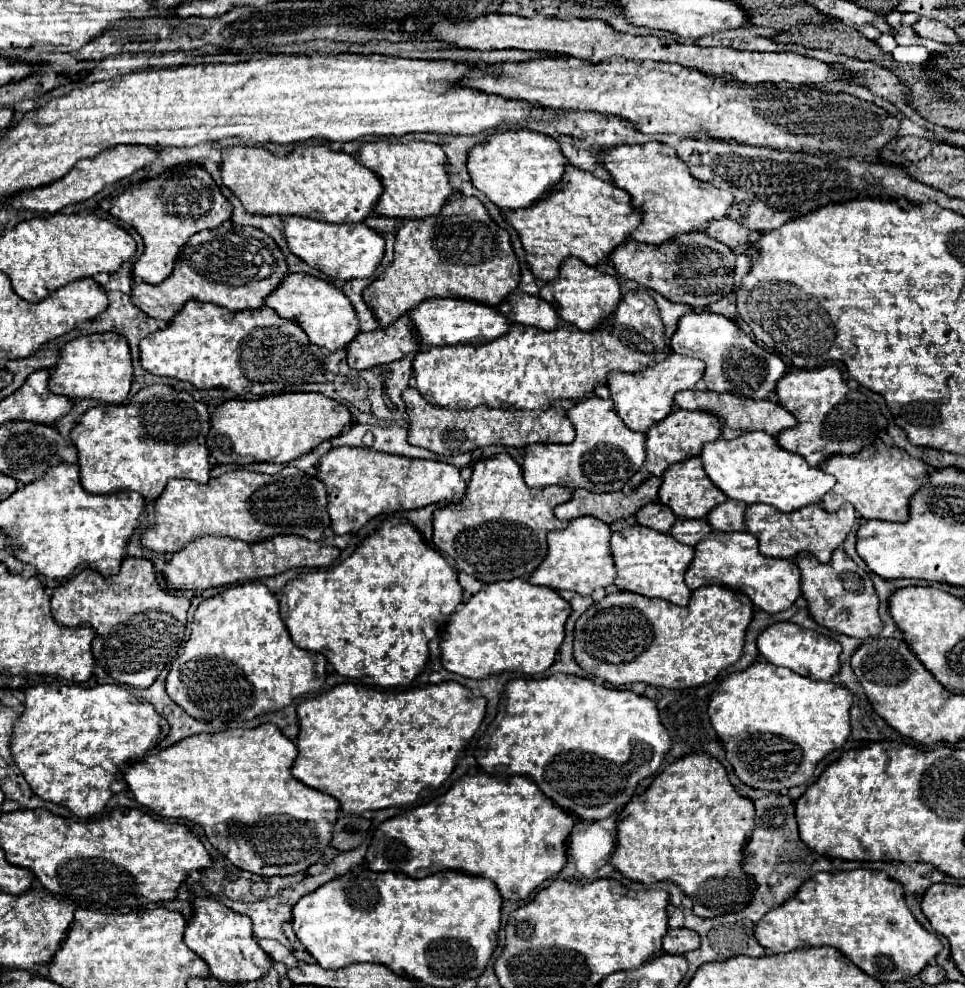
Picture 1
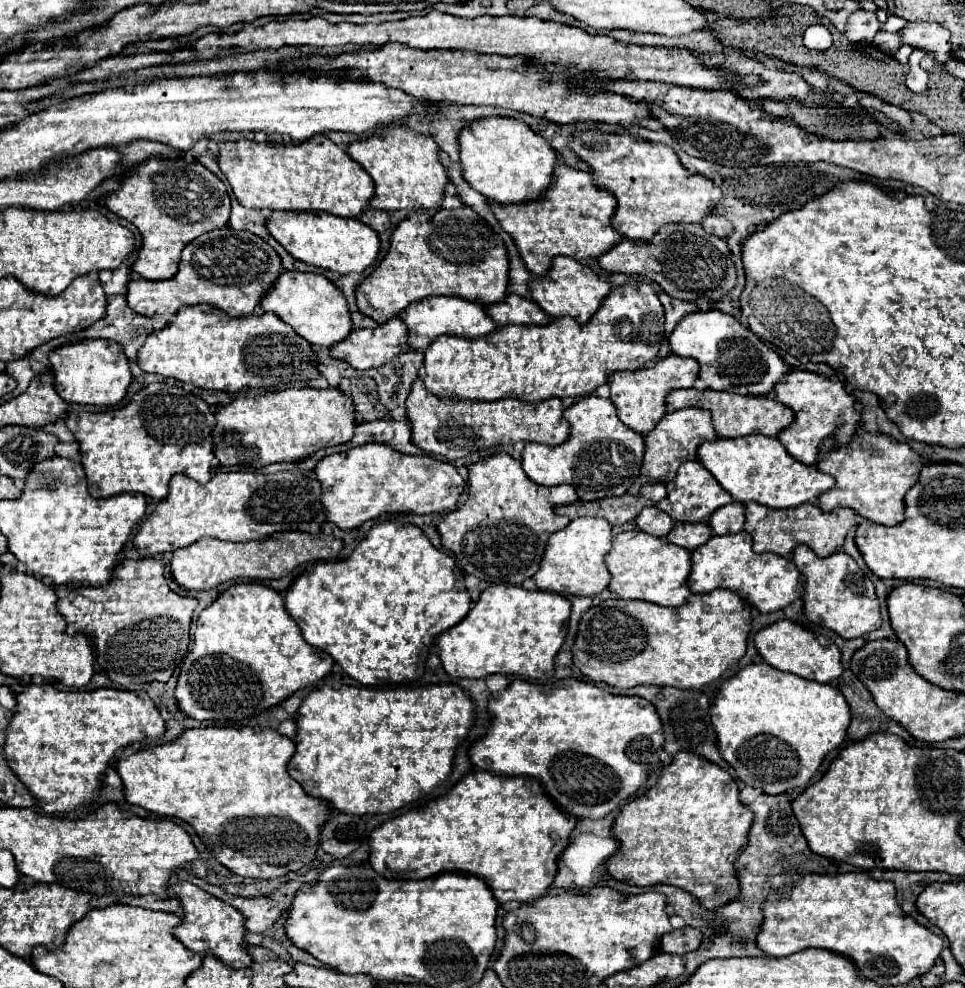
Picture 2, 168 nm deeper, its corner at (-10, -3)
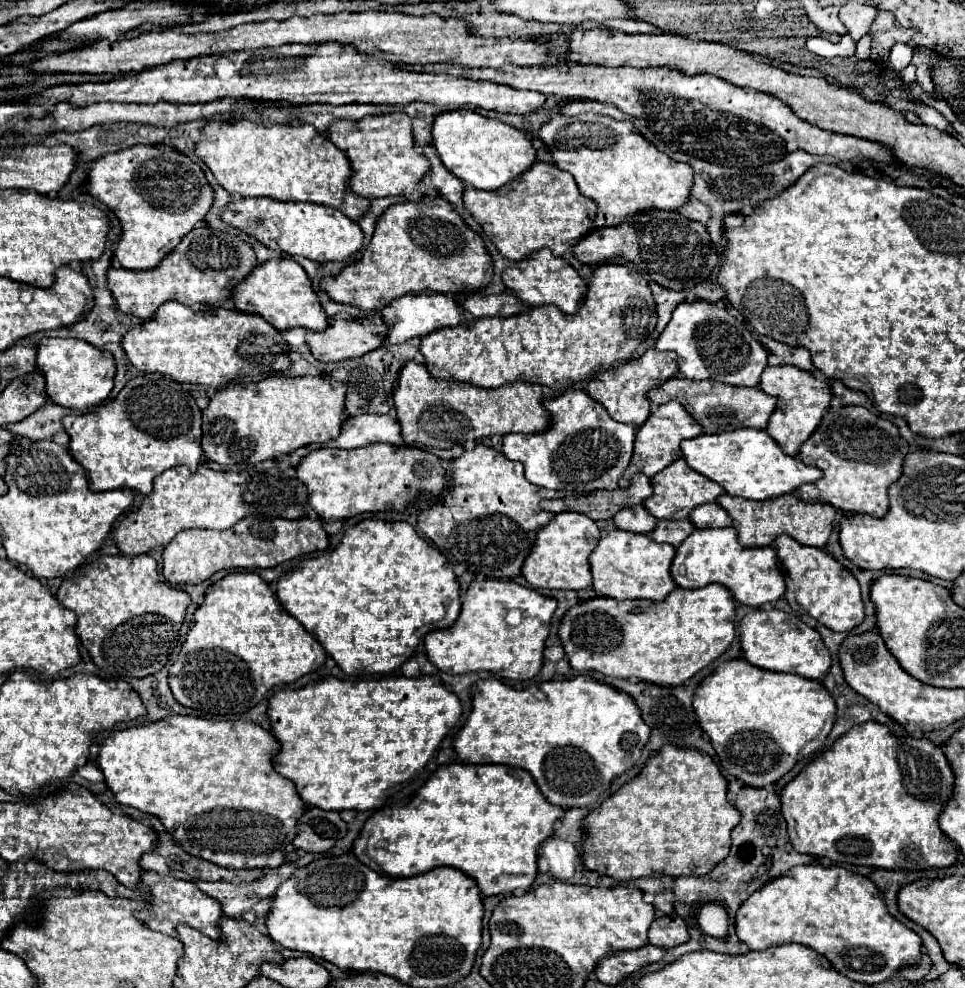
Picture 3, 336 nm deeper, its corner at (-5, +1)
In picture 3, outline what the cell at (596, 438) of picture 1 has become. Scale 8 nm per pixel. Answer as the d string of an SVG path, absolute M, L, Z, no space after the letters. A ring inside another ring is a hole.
M566 389L562 395L544 401L552 415L546 433L504 437L502 453L524 465L526 479L546 489L558 489L564 495L586 495L594 491L618 489L618 479L624 475L632 459L636 429L614 421L602 403L596 403L582 389Z

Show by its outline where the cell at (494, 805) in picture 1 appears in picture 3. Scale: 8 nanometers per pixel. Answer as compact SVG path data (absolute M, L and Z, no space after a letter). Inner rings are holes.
M450 763L450 765L442 765L430 779L428 783L413 795L409 803L402 806L402 800L396 801L396 804L392 803L390 807L384 807L380 811L376 811L362 827L362 833L360 837L354 841L354 855L370 869L374 869L376 873L382 873L382 875L392 875L392 877L414 877L414 875L420 875L420 873L426 873L430 869L436 869L436 867L442 867L442 865L448 865L448 867L456 867L460 871L464 871L466 875L474 877L482 895L490 897L490 895L510 895L514 891L528 891L532 887L532 883L536 881L536 875L538 875L538 849L540 845L552 835L552 829L554 829L554 823L558 819L564 817L564 809L562 807L554 807L552 803L546 801L546 797L538 791L534 779L530 773L522 771L522 769L514 769L514 767L506 767L506 765L470 765L470 763Z

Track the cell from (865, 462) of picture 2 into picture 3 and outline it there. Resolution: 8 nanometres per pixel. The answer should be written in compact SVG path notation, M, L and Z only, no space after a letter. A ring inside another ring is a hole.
M844 405L838 411L830 409L800 449L800 459L806 465L818 465L820 459L830 463L824 469L824 477L816 483L824 503L872 517L884 517L888 513L888 487L900 479L906 455L908 443L898 435L898 429L860 405Z

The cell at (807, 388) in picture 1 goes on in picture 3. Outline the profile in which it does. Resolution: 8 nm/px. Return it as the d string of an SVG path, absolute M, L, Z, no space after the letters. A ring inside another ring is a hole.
M780 365L780 367L764 369L764 373L760 377L760 387L764 393L776 393L776 397L778 397L776 411L772 413L768 427L766 427L768 435L772 435L772 439L780 445L780 449L786 455L790 455L790 457L798 455L802 443L810 437L810 433L814 433L818 423L822 421L822 415L830 409L830 401L832 401L830 385L798 367Z

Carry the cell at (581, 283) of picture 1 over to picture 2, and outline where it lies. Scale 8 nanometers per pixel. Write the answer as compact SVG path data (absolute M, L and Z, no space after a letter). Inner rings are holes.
M555 257L551 259L551 269L543 277L533 277L529 281L529 291L533 301L551 317L573 317L579 323L587 323L597 309L601 307L603 299L611 291L611 283L597 279L597 275L589 269L577 263L571 257Z

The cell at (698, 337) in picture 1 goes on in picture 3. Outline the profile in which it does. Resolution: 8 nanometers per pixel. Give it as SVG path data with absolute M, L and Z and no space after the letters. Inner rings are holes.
M706 301L680 303L666 329L660 333L656 349L674 351L678 355L678 369L692 381L710 379L736 387L756 387L768 365L768 349L752 331L726 309L718 309L718 305Z

